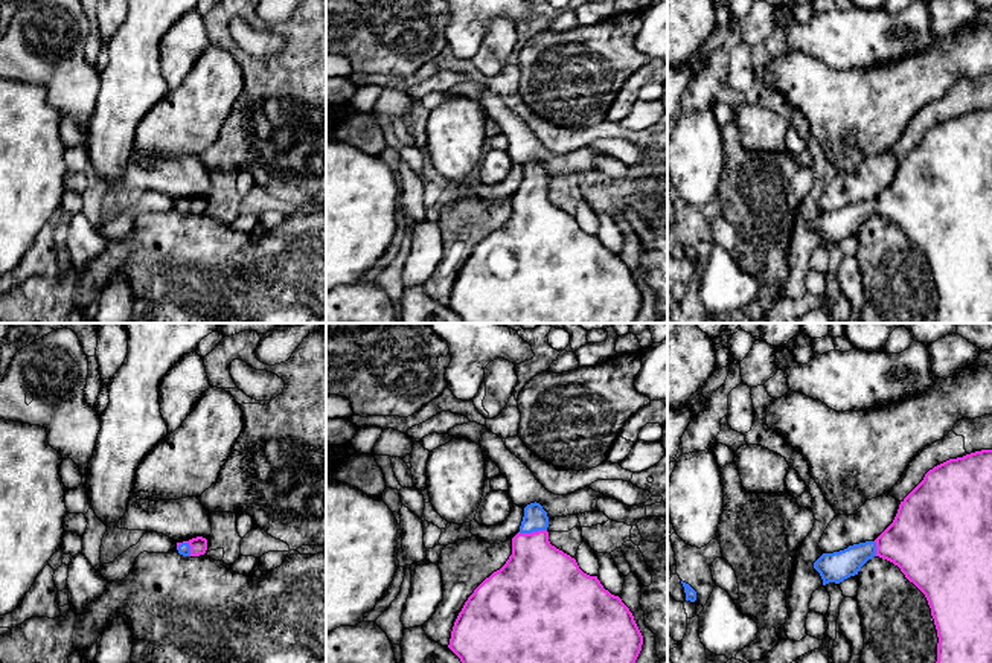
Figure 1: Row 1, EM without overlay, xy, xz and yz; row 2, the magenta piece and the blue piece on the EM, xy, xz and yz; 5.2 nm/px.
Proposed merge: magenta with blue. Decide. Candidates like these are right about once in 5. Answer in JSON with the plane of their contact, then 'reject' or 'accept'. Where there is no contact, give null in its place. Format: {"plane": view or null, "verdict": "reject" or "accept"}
{"plane": "xz", "verdict": "accept"}

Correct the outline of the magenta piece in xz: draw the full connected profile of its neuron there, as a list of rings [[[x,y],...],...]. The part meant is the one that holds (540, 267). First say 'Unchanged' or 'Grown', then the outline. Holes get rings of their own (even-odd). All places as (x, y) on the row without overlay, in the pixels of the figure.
Grown. [[[539,162],[524,166],[512,213],[468,256],[459,271],[448,306],[462,323],[634,323],[643,294],[629,267],[603,247],[597,235],[584,232],[576,218],[549,200],[549,175]]]

